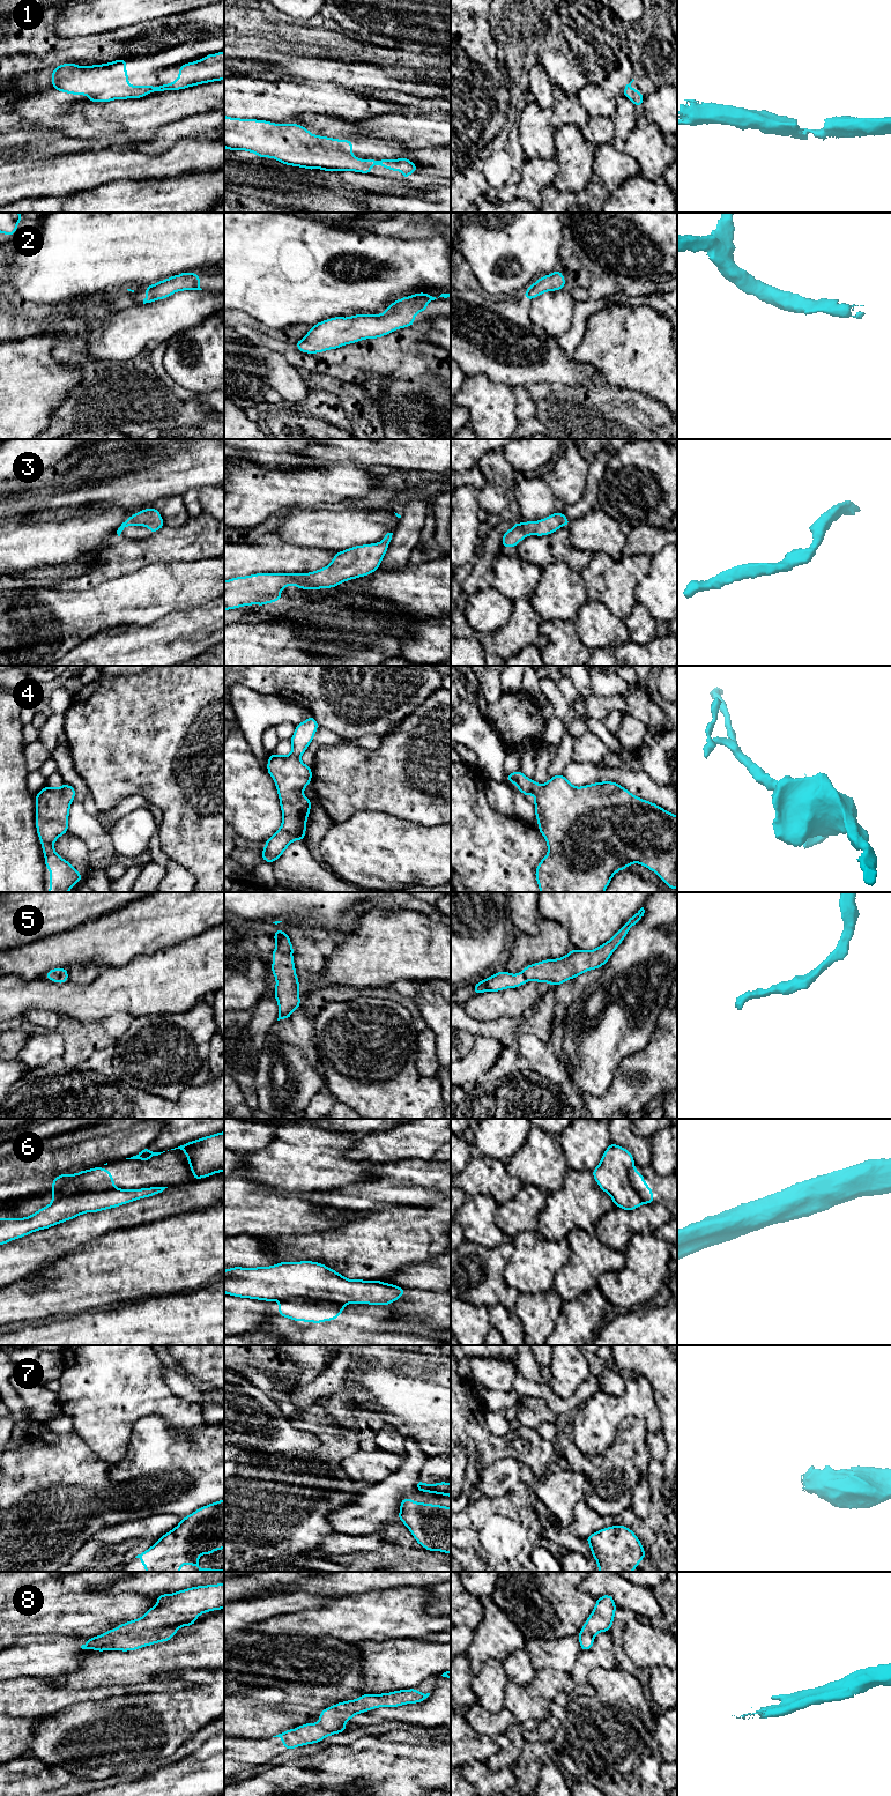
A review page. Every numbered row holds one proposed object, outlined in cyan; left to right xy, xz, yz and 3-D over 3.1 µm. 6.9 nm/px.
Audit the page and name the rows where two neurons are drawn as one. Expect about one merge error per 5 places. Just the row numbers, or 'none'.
6

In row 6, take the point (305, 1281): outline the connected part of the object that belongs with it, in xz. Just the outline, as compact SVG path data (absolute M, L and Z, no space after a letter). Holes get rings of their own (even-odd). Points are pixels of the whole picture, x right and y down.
M313 1261L279 1262L252 1269L233 1267L224 1270L224 1293L257 1300L327 1301L333 1304L389 1305L400 1299L407 1289L383 1281L348 1279L327 1266Z

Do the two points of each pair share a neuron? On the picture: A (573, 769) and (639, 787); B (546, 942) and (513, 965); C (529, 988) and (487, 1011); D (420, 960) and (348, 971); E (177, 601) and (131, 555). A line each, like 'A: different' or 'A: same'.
A: same
B: same
C: same
D: same
E: different

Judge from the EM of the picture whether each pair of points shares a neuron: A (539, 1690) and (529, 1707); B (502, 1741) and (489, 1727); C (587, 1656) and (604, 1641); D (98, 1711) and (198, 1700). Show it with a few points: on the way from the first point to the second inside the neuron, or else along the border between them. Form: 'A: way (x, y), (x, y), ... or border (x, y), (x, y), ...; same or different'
A: border (525, 1687), (534, 1698), (543, 1699), (548, 1704); different
B: border (514, 1723), (494, 1738); different
C: way (592, 1655), (601, 1646); same
D: way (123, 1705), (146, 1701), (173, 1702); same

